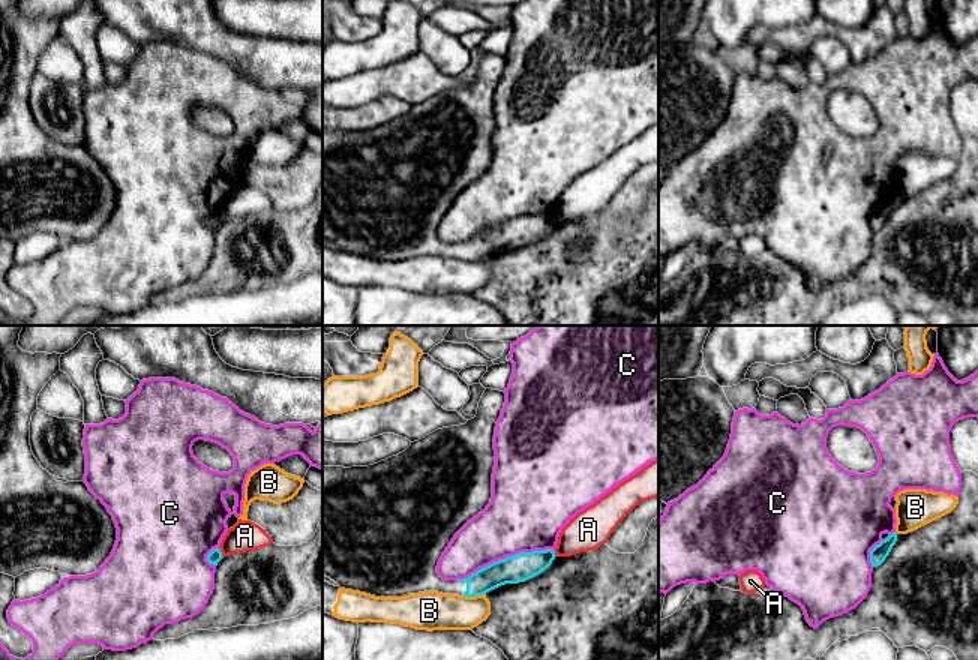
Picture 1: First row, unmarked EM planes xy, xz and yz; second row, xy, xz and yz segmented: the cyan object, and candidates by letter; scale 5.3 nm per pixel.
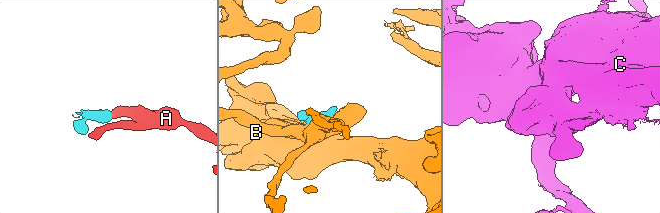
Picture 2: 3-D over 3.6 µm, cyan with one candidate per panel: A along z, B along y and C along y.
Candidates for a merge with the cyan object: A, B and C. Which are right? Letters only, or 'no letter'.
no letter

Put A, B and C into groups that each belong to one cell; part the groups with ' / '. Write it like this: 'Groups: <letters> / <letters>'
Groups: A / B / C

